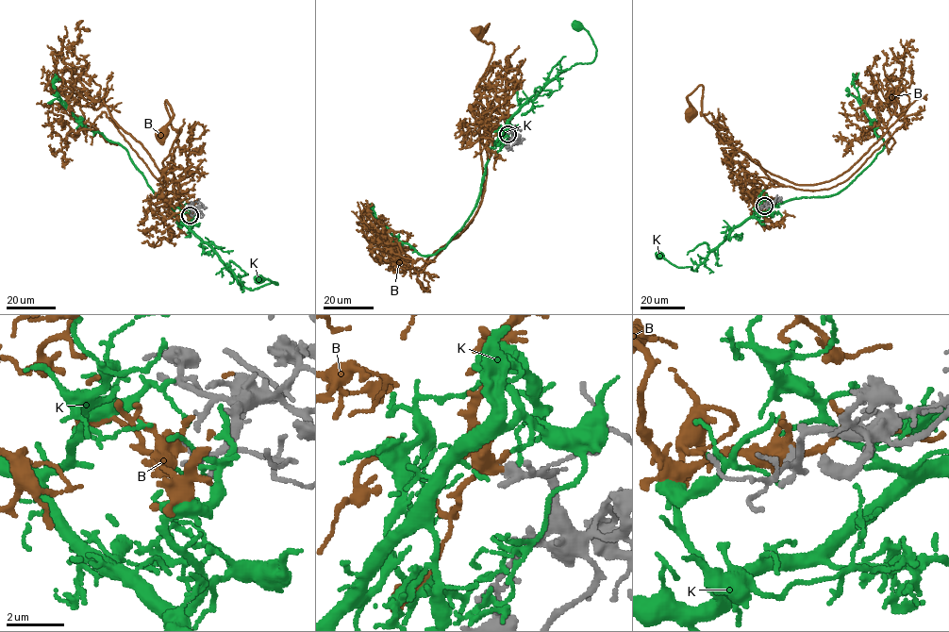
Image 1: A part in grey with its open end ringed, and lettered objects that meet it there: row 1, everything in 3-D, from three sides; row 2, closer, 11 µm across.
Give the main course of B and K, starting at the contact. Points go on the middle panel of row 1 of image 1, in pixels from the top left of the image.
B: (507, 132), (507, 113), (482, 144), (493, 127), (479, 83), (493, 45), (481, 41), (489, 24), (478, 32)
K: (509, 131), (507, 120), (553, 78), (576, 63), (594, 59), (591, 38), (576, 24)

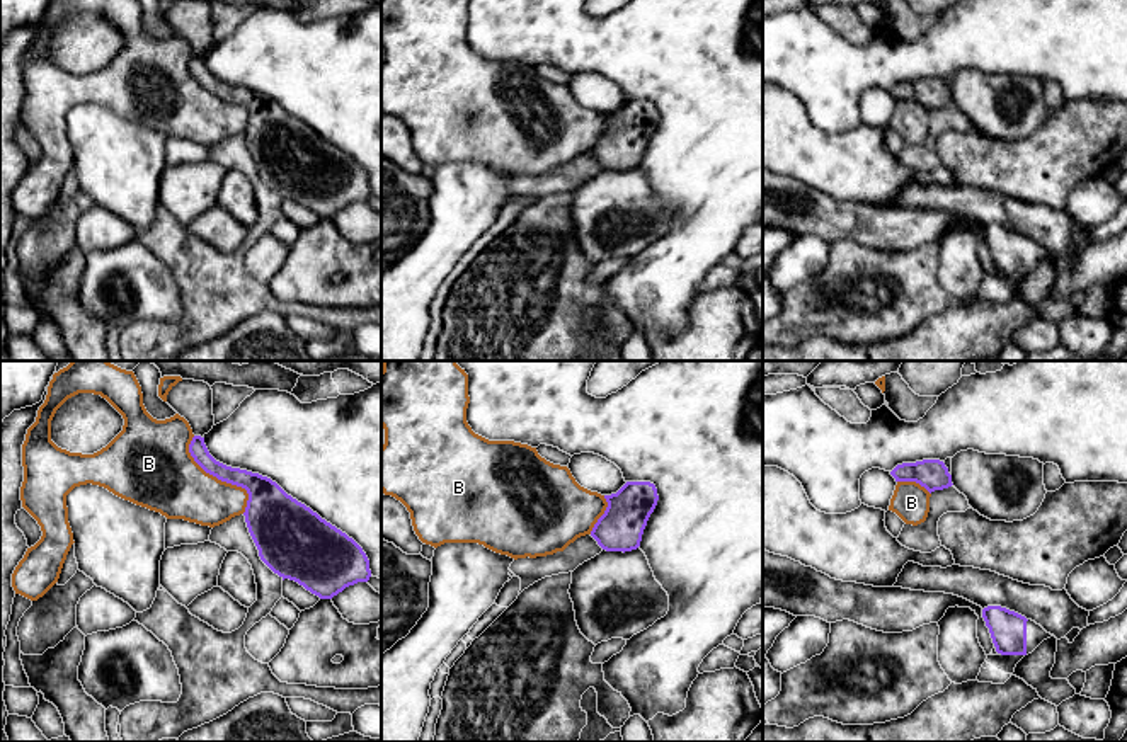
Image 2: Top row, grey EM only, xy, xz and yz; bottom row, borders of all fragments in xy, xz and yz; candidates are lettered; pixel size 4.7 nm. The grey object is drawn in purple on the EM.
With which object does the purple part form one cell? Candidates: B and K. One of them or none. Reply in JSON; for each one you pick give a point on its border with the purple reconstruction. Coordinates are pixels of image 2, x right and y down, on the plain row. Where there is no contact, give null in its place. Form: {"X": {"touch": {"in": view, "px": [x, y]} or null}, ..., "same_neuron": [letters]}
{"same_neuron": []}

